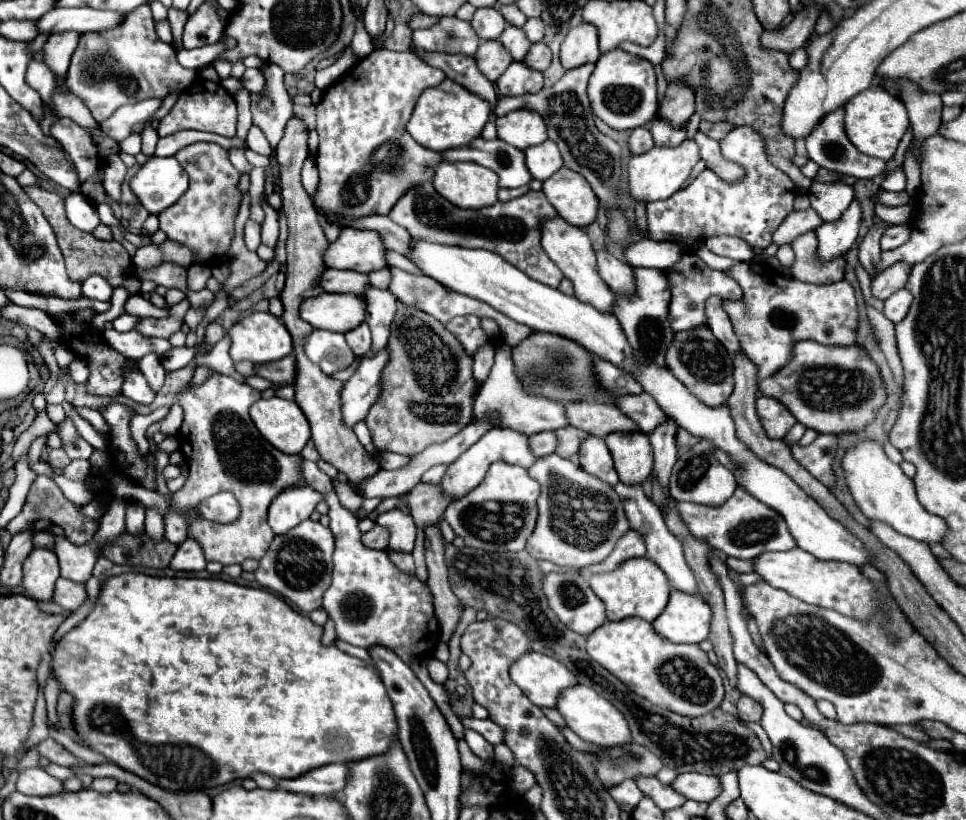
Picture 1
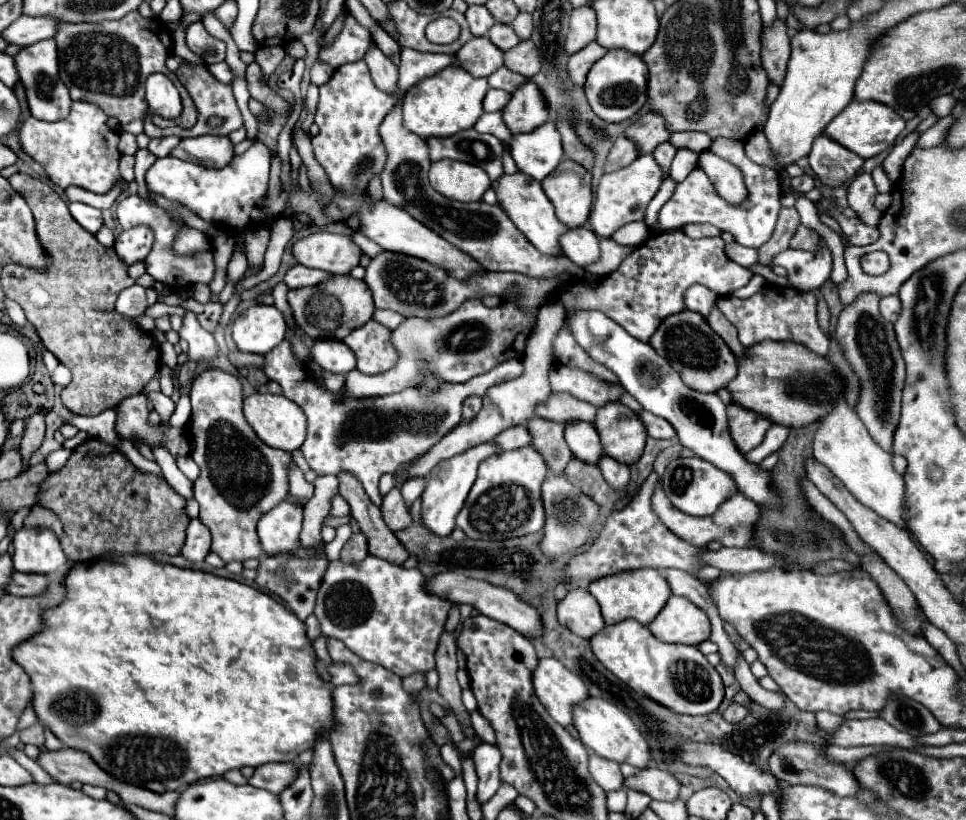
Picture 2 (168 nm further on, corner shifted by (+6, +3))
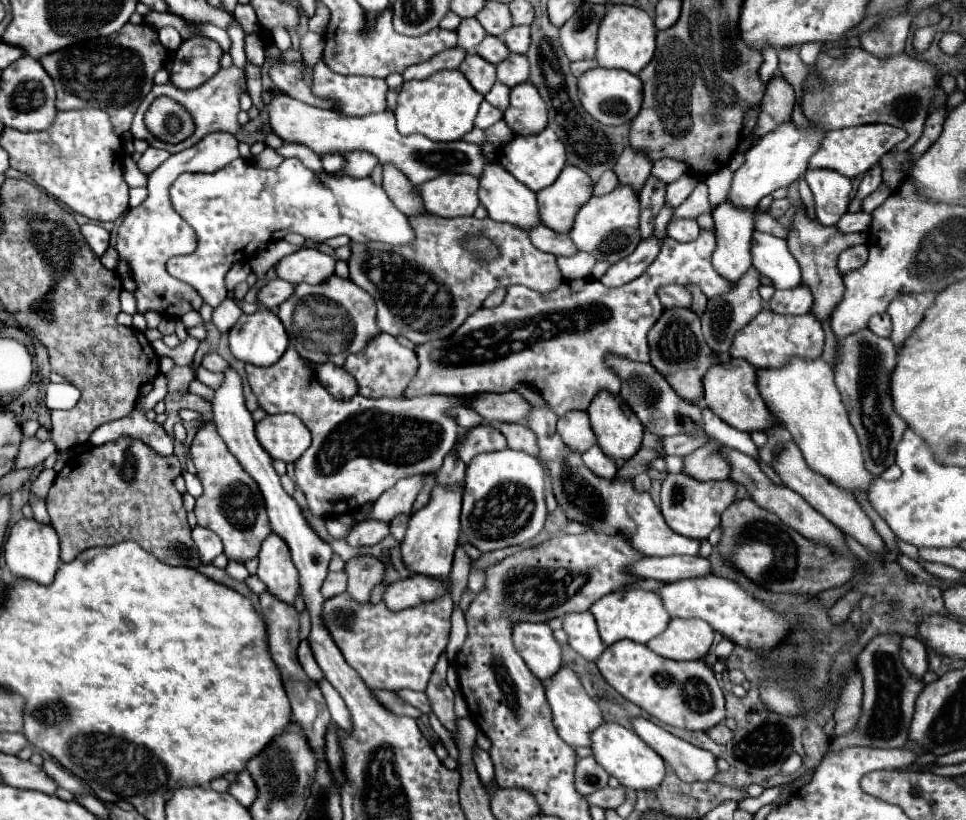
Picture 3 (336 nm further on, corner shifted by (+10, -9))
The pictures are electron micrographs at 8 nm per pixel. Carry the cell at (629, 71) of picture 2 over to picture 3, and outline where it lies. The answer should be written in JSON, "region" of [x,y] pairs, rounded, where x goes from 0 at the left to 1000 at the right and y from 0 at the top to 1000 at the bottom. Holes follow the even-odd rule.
{"region":[[[616,82],[608,87],[604,94],[599,94],[599,121],[604,126],[604,133],[610,135],[614,145],[618,145],[624,152],[645,152],[657,145],[657,140],[664,133],[666,123],[666,104],[659,91],[645,87],[645,84],[622,84]]]}

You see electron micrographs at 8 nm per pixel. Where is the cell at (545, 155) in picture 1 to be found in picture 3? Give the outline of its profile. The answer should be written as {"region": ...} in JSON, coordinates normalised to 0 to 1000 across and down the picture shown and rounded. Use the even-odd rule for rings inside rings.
{"region":[[[568,155],[562,157],[556,165],[546,165],[546,167],[533,167],[531,172],[527,172],[521,182],[519,182],[519,191],[517,191],[519,201],[541,226],[546,226],[550,233],[560,233],[564,228],[568,228],[570,223],[575,223],[577,213],[581,211],[581,206],[585,204],[585,179],[581,174],[581,170],[575,165],[575,160],[570,160]]]}

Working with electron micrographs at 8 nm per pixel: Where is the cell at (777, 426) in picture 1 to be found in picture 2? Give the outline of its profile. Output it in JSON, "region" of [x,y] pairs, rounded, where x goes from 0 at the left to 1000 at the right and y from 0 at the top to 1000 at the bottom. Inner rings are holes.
{"region":[[[753,494],[753,513],[755,513],[757,535],[759,535],[761,545],[765,545],[765,550],[769,550],[769,552],[782,548],[790,538],[792,526],[798,518],[798,513],[794,513],[773,499],[767,499],[763,494]]]}

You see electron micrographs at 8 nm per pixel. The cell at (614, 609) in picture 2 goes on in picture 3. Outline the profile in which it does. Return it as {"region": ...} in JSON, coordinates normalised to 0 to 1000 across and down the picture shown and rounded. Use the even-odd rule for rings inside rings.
{"region":[[[668,718],[635,721],[635,723],[622,728],[618,735],[614,735],[610,740],[610,745],[614,748],[614,752],[618,757],[620,774],[622,774],[626,787],[633,787],[641,779],[653,779],[659,784],[670,784],[672,779],[682,774],[695,755],[695,750],[686,740],[686,733],[682,730],[682,726],[678,726],[676,721],[668,721]]]}

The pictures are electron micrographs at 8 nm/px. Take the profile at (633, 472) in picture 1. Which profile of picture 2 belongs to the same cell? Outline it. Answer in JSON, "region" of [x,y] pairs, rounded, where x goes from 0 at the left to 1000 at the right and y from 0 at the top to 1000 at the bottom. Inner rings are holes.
{"region":[[[641,489],[626,491],[618,499],[616,521],[622,533],[624,550],[641,565],[655,567],[668,548],[670,526],[661,506]]]}

